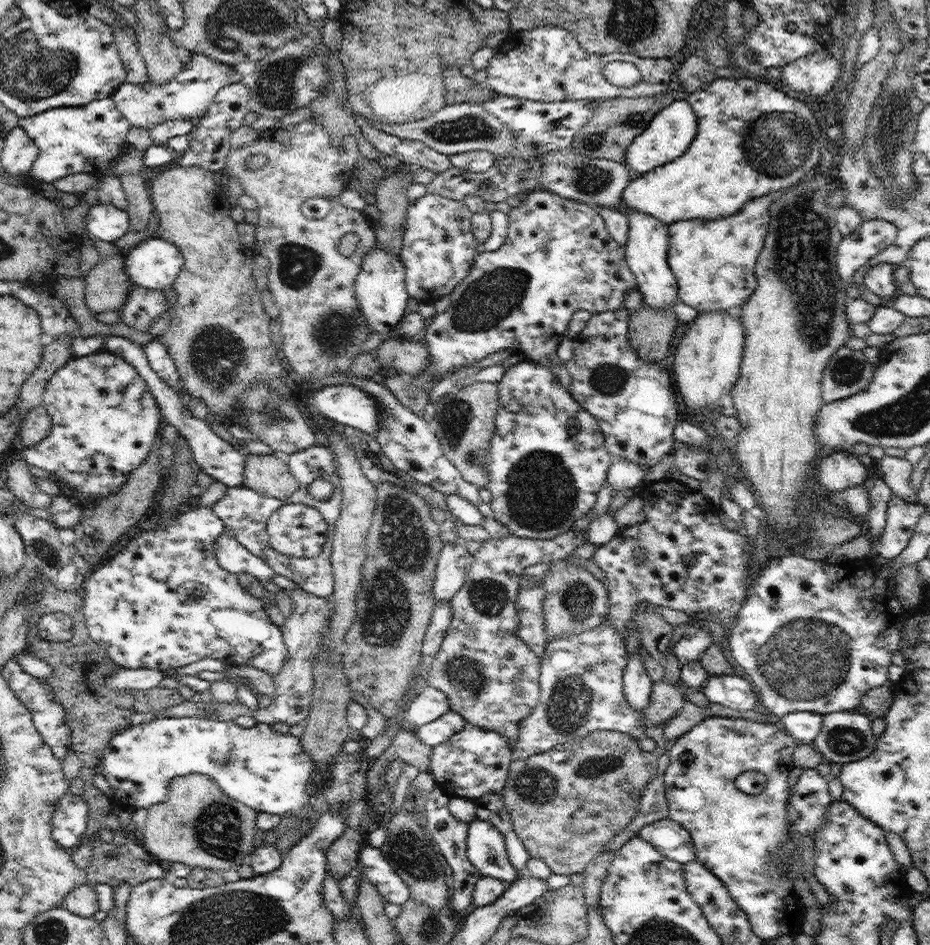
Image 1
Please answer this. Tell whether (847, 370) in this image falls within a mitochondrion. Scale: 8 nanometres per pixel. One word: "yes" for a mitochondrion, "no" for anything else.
yes

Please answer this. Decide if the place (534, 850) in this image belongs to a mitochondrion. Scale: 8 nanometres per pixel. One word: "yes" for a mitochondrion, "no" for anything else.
no

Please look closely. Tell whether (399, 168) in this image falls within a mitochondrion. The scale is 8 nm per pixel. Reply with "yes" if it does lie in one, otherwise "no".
no

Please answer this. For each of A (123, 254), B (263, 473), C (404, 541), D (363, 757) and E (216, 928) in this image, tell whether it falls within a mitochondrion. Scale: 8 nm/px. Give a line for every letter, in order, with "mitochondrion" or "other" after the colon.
A: other
B: other
C: mitochondrion
D: other
E: mitochondrion

